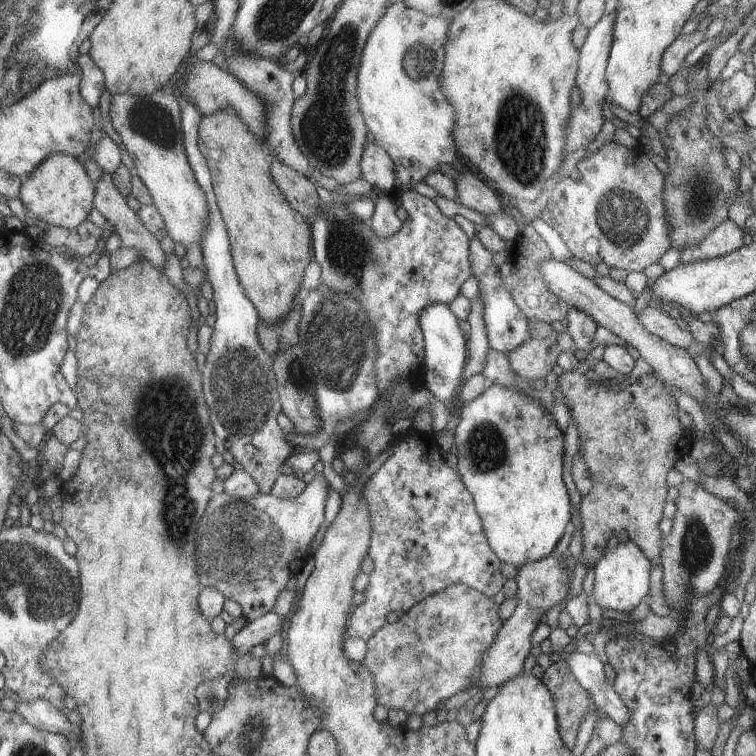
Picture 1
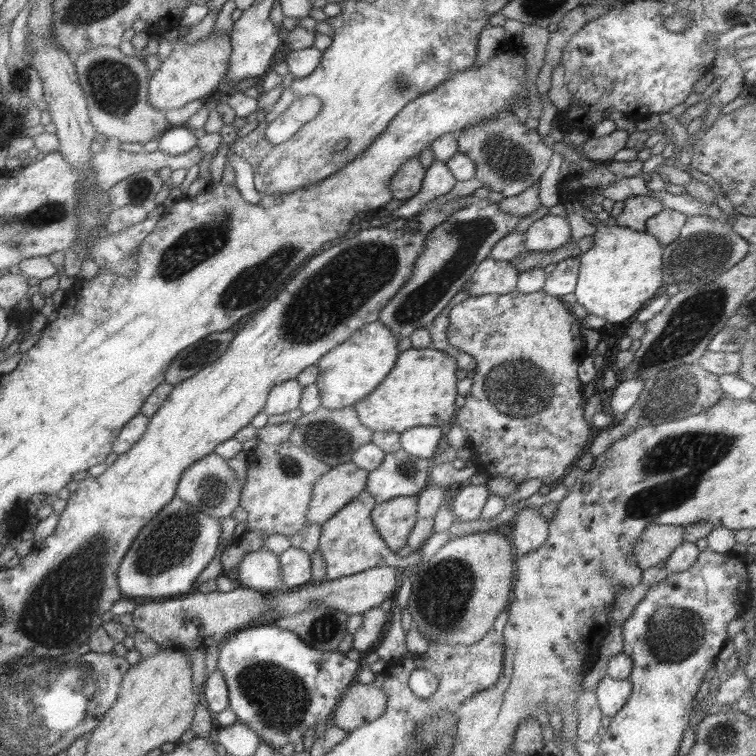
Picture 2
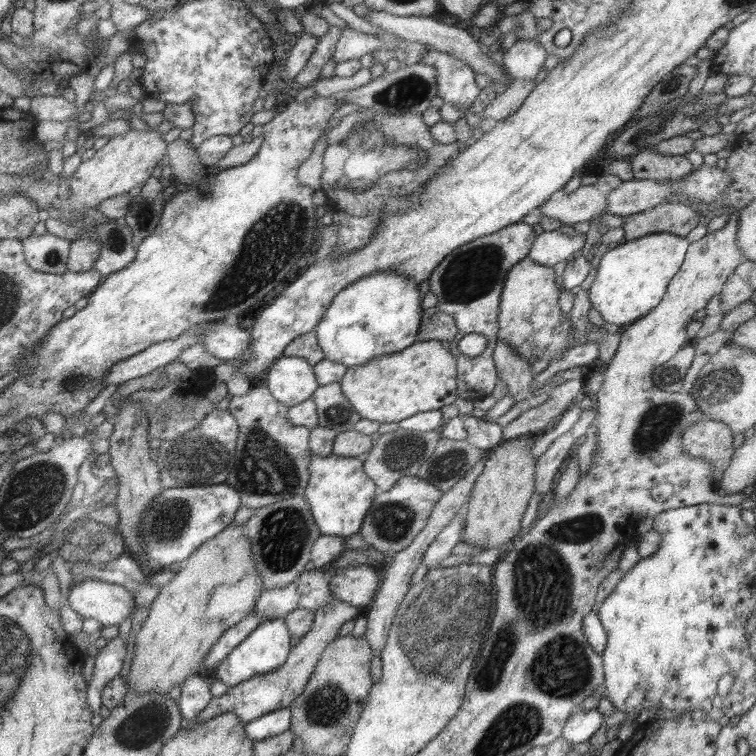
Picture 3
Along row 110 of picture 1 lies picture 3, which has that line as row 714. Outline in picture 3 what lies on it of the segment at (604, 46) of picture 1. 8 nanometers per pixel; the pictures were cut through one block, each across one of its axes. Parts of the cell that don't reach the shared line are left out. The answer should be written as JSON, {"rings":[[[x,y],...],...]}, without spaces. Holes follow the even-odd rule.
{"rings":[[[579,709],[567,718],[560,736],[565,742],[573,745],[588,741],[597,728],[601,728],[601,724],[604,724],[603,718],[597,710]]]}

